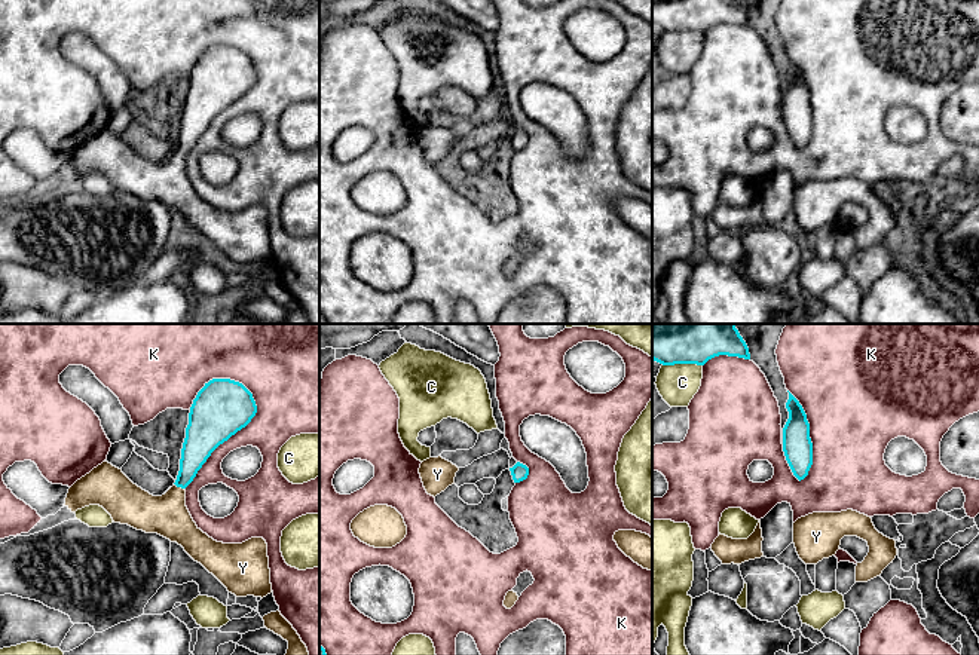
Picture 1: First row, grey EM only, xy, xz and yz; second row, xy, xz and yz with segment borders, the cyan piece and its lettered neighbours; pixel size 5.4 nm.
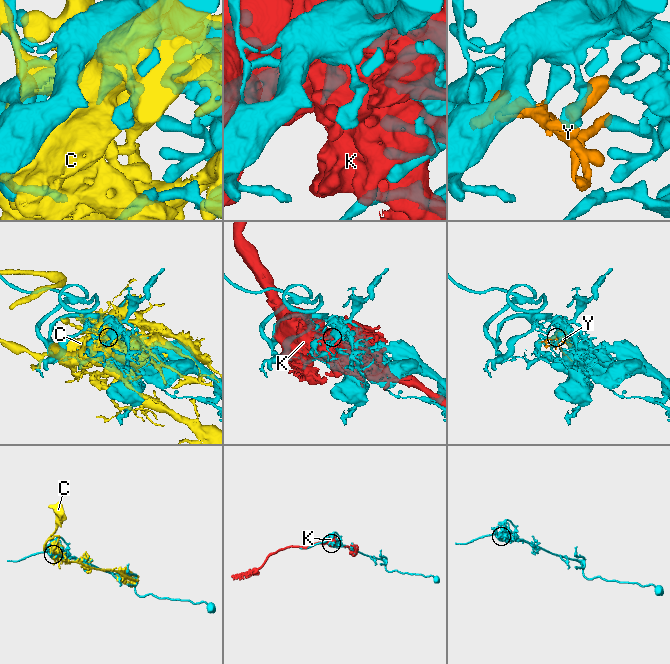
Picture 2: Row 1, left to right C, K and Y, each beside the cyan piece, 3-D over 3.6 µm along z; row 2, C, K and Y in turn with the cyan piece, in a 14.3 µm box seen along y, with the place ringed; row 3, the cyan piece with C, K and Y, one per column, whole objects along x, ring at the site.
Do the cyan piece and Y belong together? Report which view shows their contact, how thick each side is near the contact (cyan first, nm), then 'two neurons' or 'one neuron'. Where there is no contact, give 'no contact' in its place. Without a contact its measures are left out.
contact in xy; calibres 160 and 220 nm; one neuron

